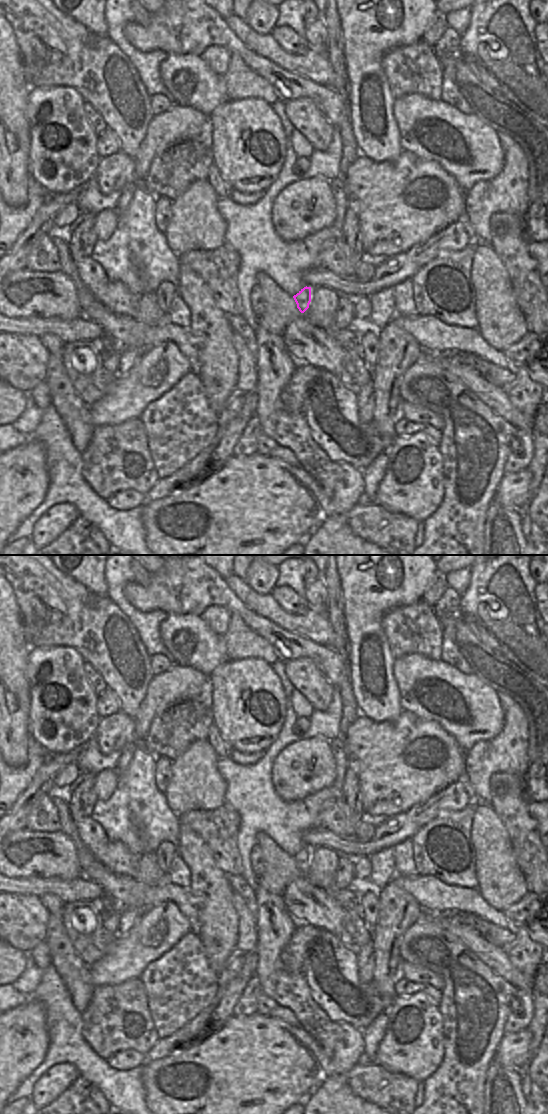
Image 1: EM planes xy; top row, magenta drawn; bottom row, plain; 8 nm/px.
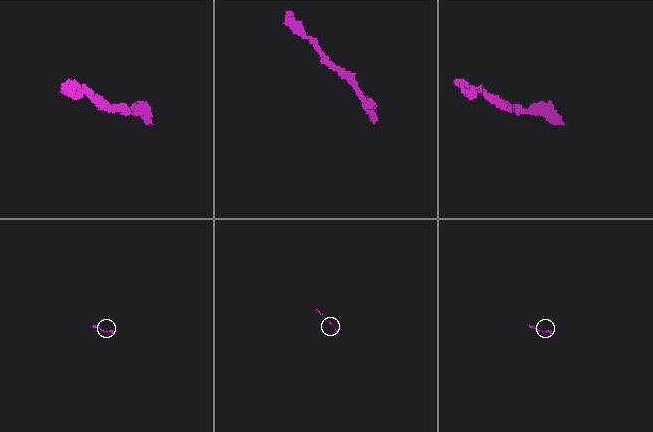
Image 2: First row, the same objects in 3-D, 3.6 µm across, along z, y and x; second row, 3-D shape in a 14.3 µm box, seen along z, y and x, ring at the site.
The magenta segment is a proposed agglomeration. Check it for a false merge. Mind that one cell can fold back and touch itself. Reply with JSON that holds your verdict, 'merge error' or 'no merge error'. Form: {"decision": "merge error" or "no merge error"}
{"decision": "no merge error"}

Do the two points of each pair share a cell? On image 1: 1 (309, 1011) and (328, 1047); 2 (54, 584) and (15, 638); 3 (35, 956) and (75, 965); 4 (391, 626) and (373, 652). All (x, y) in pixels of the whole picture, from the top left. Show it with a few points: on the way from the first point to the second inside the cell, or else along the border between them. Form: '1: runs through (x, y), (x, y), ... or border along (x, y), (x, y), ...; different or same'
1: runs through (314, 1020), (328, 1035), (328, 1038); same
2: border along (17, 604), (26, 630), (26, 639), (31, 646); different
3: border along (45, 940), (51, 964); different
4: border along (386, 612), (381, 620), (381, 627), (393, 657); different

